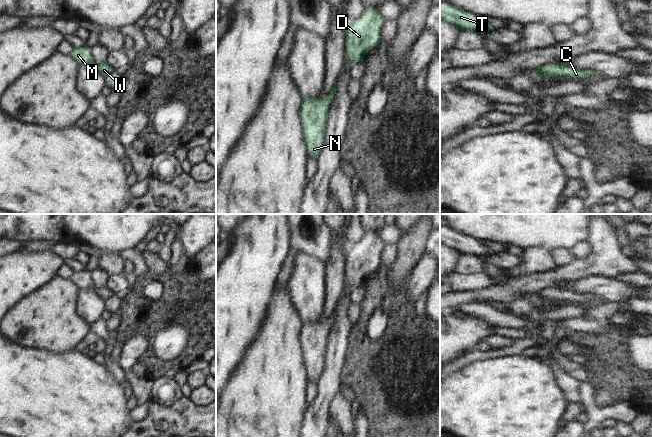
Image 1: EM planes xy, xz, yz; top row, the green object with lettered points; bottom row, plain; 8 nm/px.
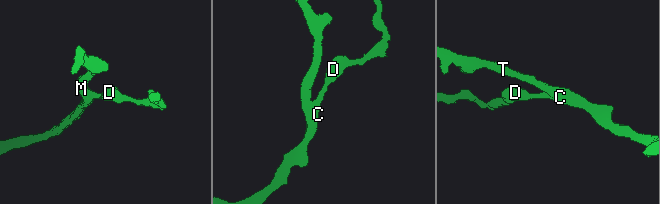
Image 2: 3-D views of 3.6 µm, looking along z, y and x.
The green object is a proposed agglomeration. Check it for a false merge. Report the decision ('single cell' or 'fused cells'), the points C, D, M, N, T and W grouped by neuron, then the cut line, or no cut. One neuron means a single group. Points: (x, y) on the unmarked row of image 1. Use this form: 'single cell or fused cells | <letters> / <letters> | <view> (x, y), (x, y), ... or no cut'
single cell | C D M N T W | no cut

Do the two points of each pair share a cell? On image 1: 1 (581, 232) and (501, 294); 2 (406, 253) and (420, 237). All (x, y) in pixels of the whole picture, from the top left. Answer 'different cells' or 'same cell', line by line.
1: different cells
2: same cell

